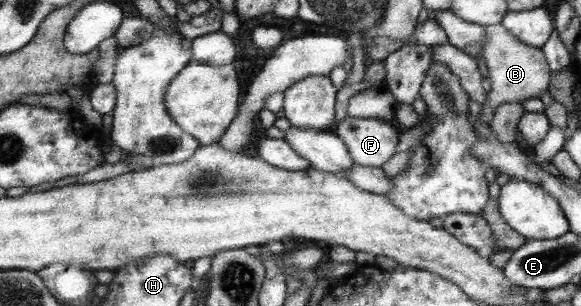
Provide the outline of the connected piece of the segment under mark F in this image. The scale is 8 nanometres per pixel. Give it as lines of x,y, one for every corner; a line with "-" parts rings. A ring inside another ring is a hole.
345,117
331,133
343,141
353,164
367,168
380,168
393,157
399,141
397,131
389,123
375,119

